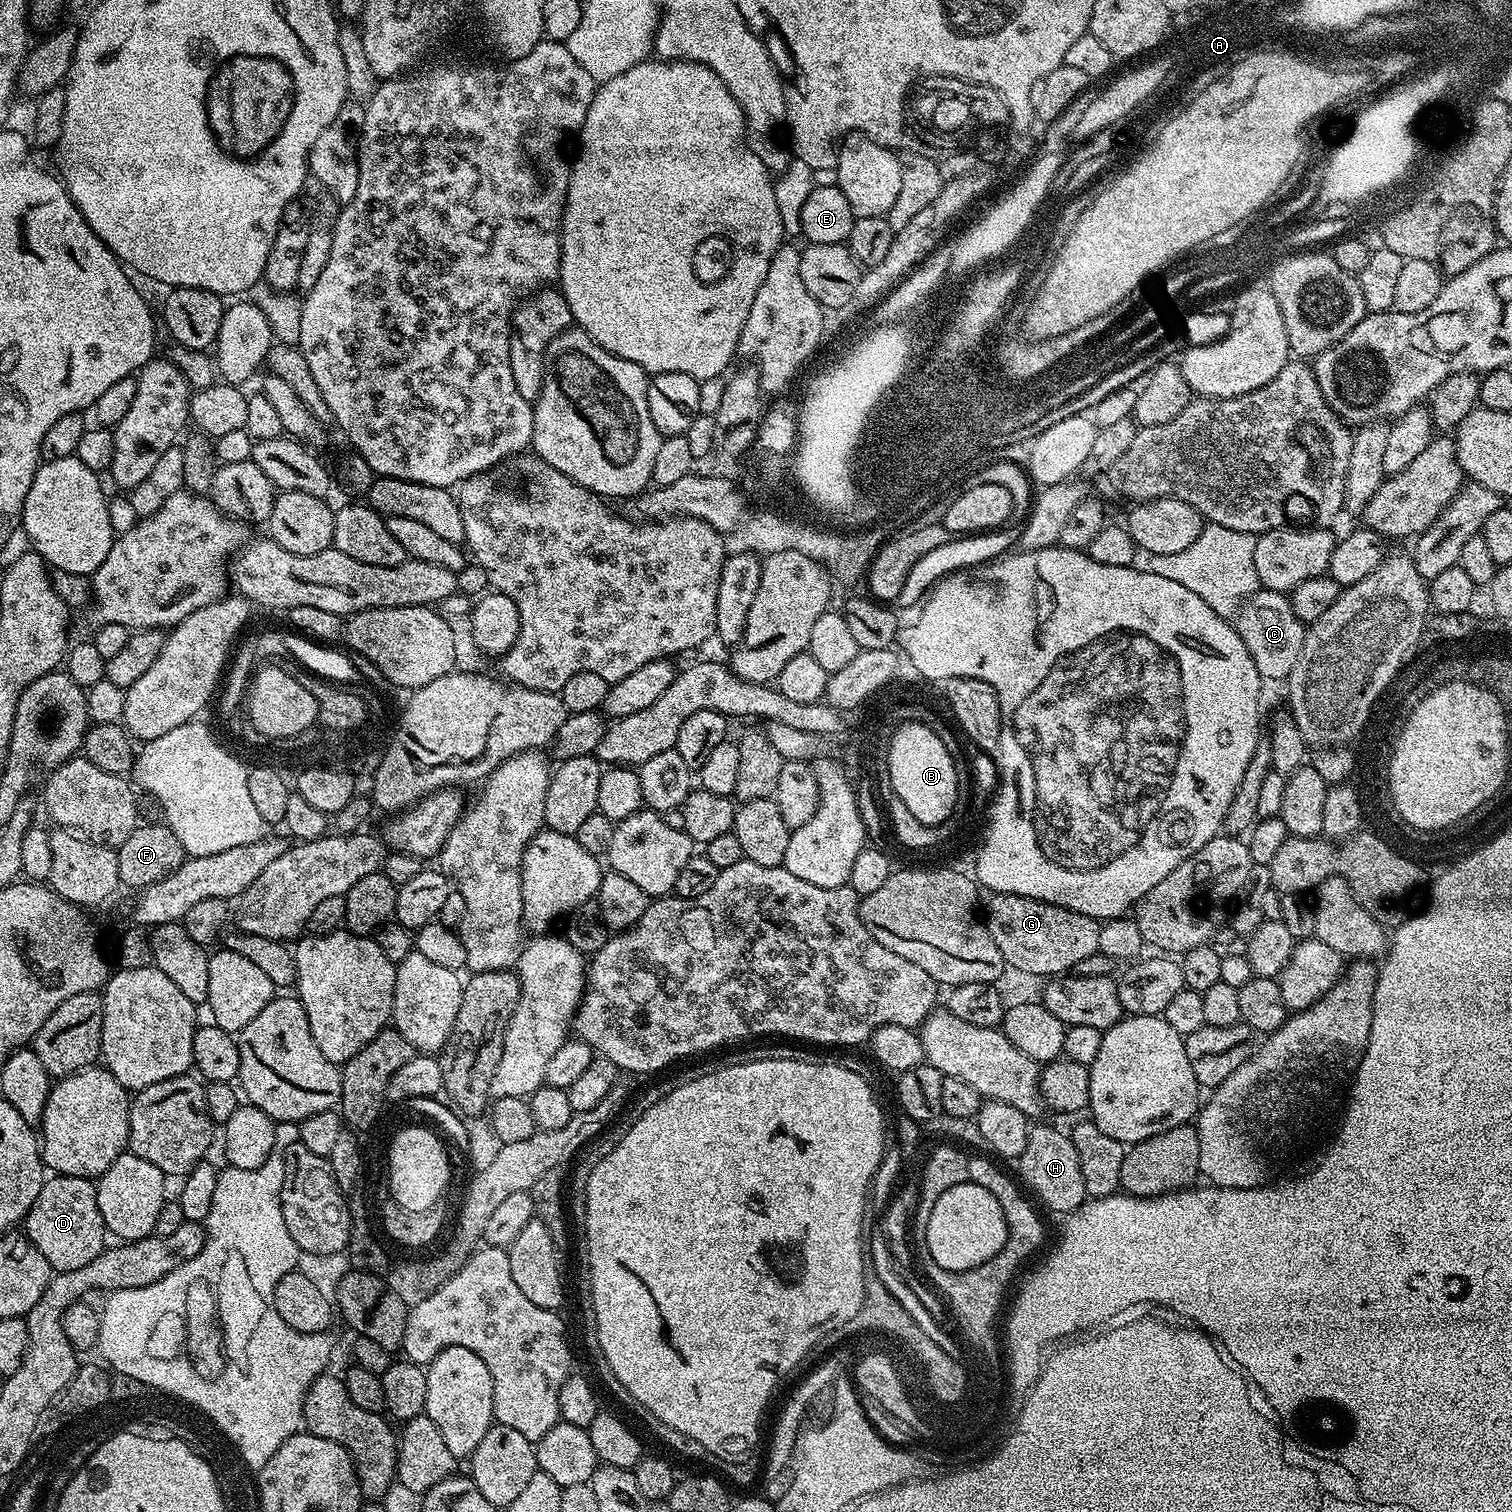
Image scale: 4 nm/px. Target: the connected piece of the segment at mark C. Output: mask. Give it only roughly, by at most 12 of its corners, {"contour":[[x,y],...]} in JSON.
{"contour":[[1260,588],[1234,627],[1260,677],[1287,681],[1306,631],[1285,593]]}

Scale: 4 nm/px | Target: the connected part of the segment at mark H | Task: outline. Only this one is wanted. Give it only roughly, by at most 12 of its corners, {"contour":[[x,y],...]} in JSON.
{"contour":[[1033,1127],[1023,1187],[1067,1214],[1088,1191],[1067,1131]]}

